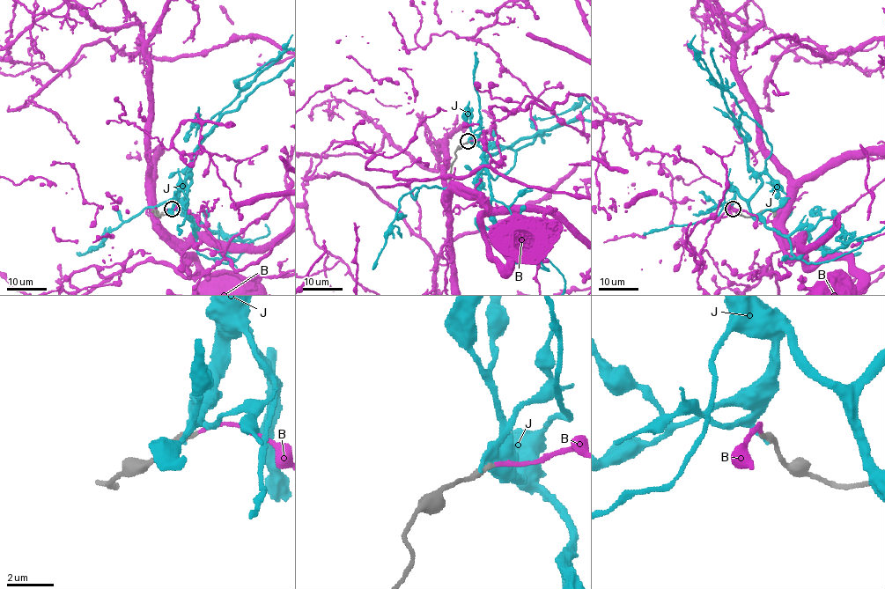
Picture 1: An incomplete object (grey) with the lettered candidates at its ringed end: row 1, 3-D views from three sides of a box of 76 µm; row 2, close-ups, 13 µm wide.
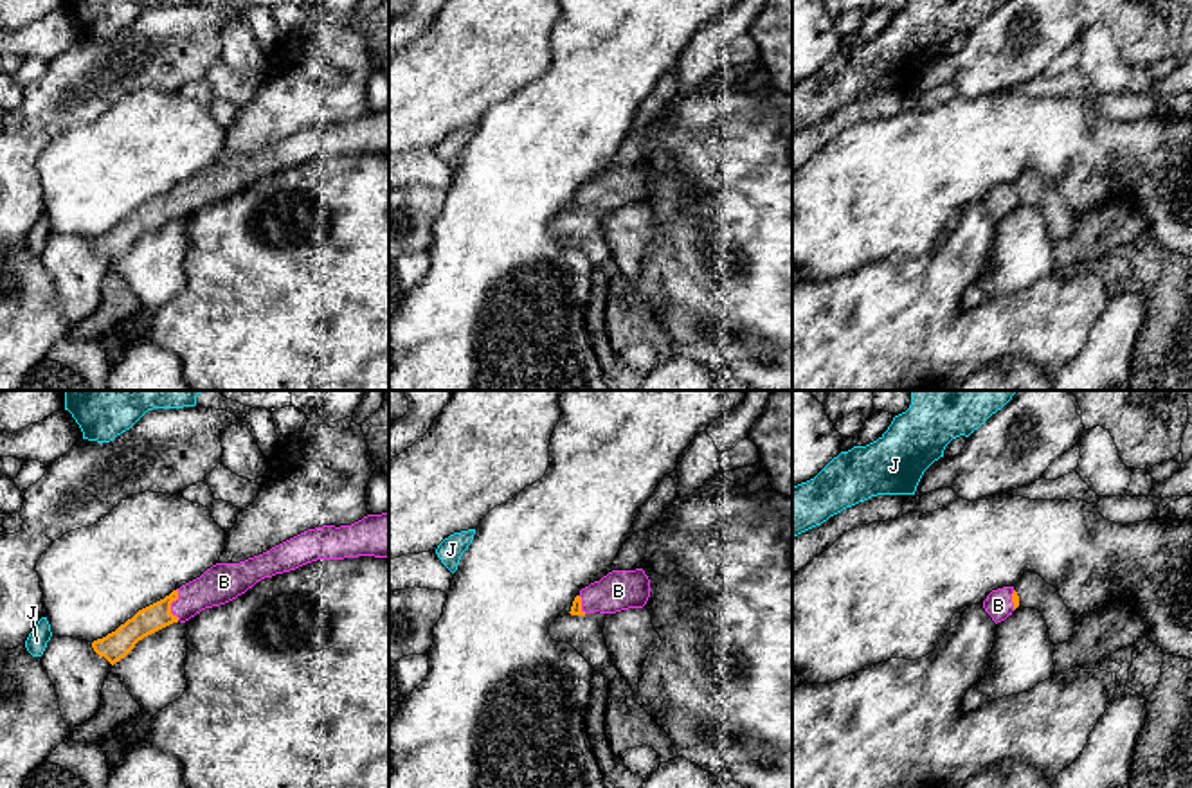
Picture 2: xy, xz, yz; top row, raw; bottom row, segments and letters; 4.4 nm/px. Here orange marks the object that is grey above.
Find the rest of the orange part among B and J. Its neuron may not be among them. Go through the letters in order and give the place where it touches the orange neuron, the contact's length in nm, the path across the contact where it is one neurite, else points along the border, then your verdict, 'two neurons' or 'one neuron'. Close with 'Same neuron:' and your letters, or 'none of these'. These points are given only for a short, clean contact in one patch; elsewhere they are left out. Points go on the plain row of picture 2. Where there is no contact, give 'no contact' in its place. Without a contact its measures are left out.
B: xy (170, 202) | 140 nm | two neurons
J: no contact | one neuron
Same neuron: J

